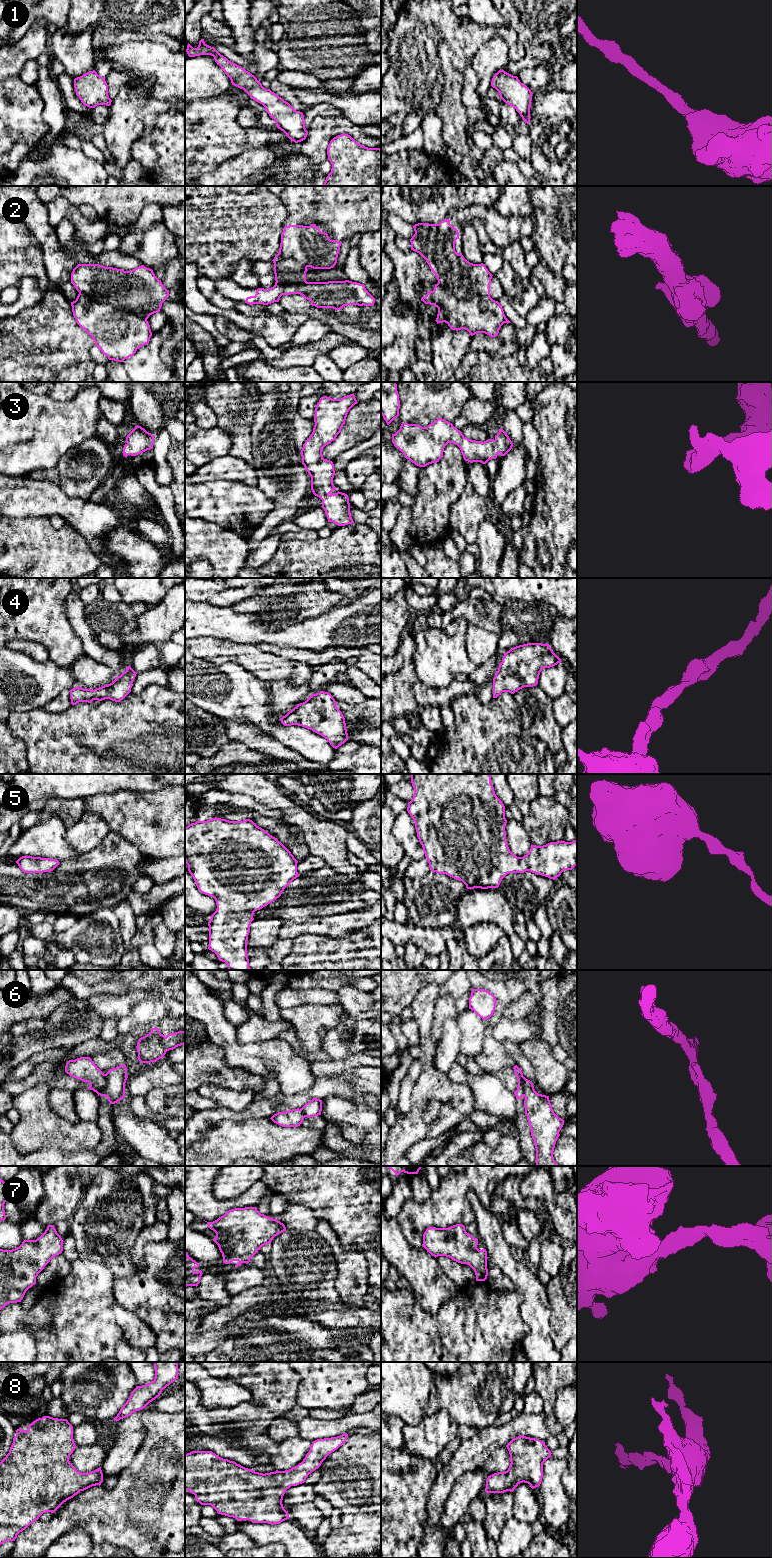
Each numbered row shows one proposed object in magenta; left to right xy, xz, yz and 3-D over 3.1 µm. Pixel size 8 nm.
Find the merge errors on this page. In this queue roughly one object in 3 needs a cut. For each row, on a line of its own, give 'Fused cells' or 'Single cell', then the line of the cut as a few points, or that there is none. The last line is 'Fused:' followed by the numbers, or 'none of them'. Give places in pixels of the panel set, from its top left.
1: Single cell. No split
2: Fused cells. Split along xy (79, 292), (146, 320)
3: Single cell. No split
4: Single cell. No split
5: Single cell. No split
6: Fused cells. Split along xy (105, 1074), (105, 1088), (99, 1094)
7: Single cell. No split
8: Single cell. No split
Fused: 2, 6

